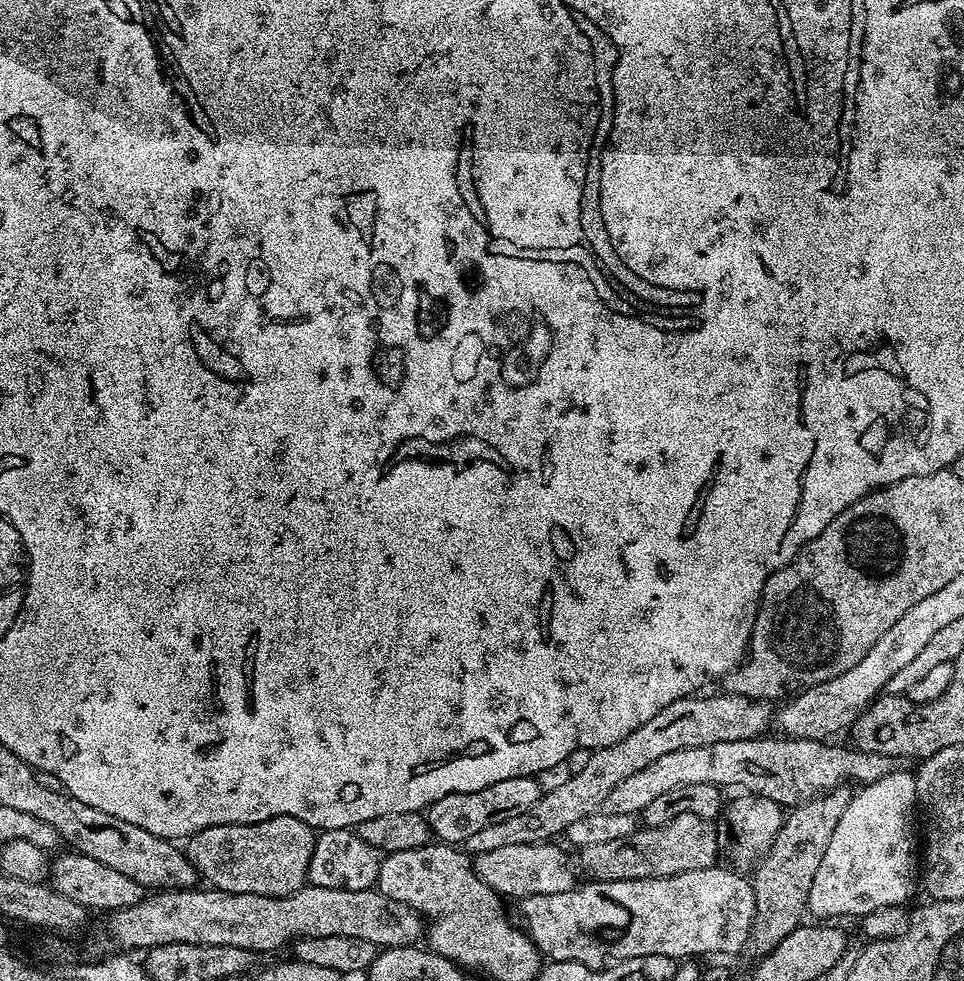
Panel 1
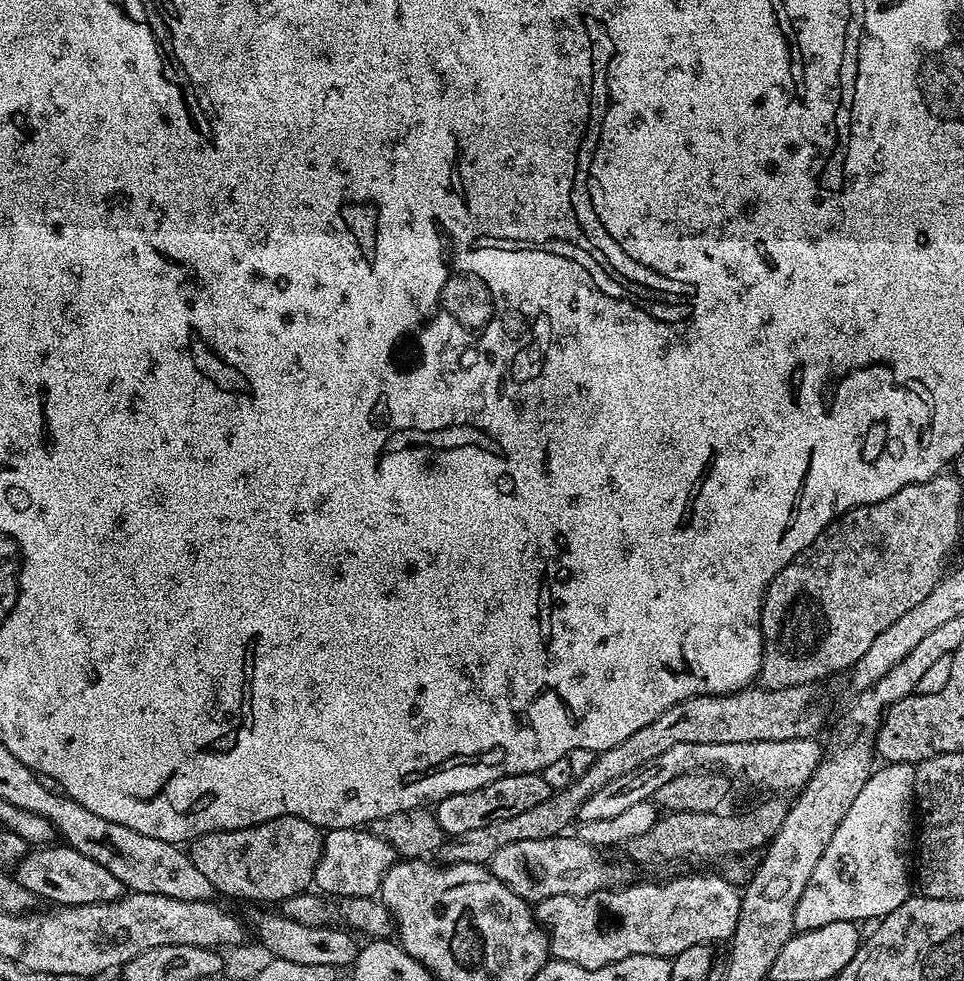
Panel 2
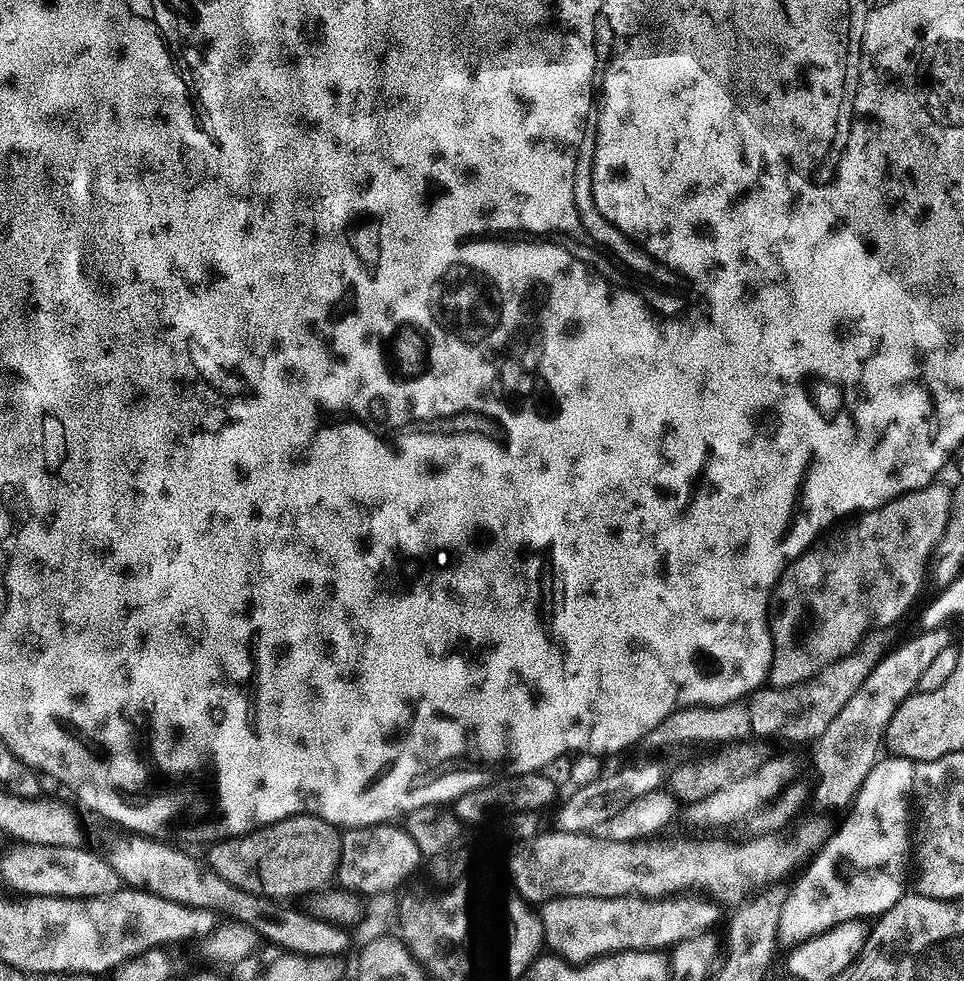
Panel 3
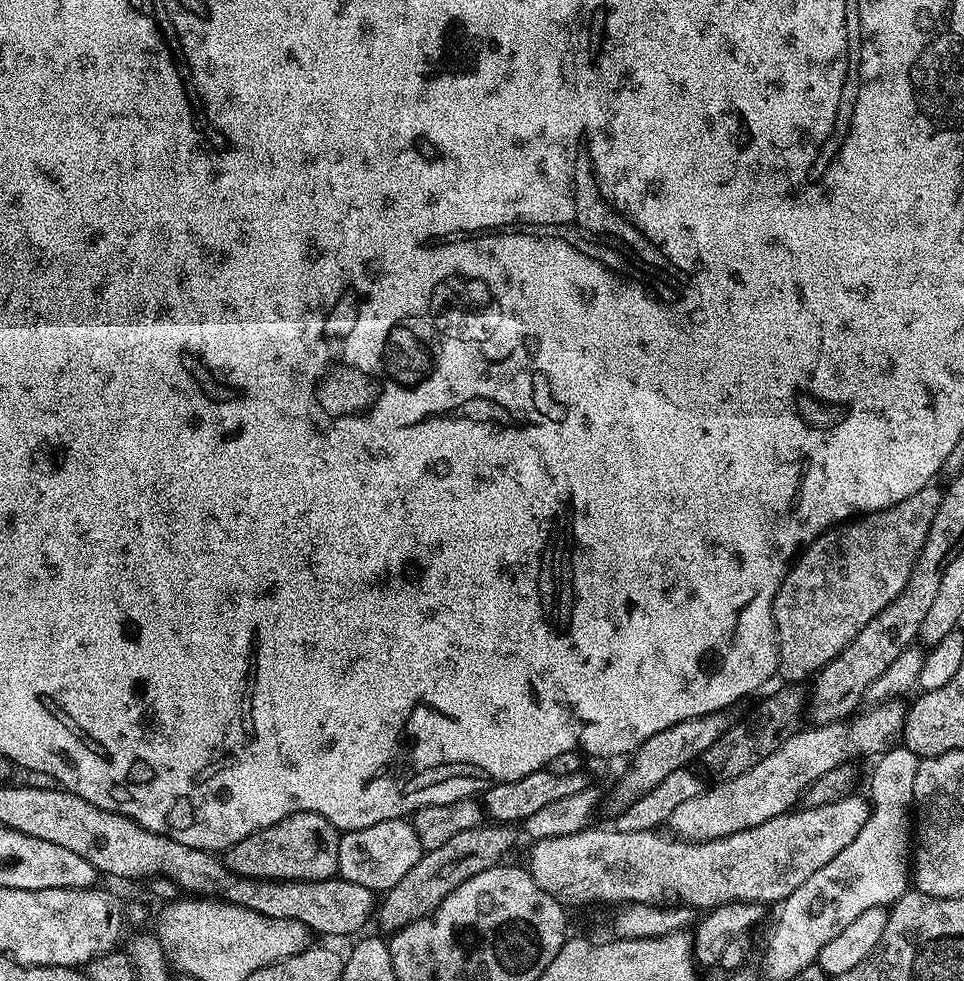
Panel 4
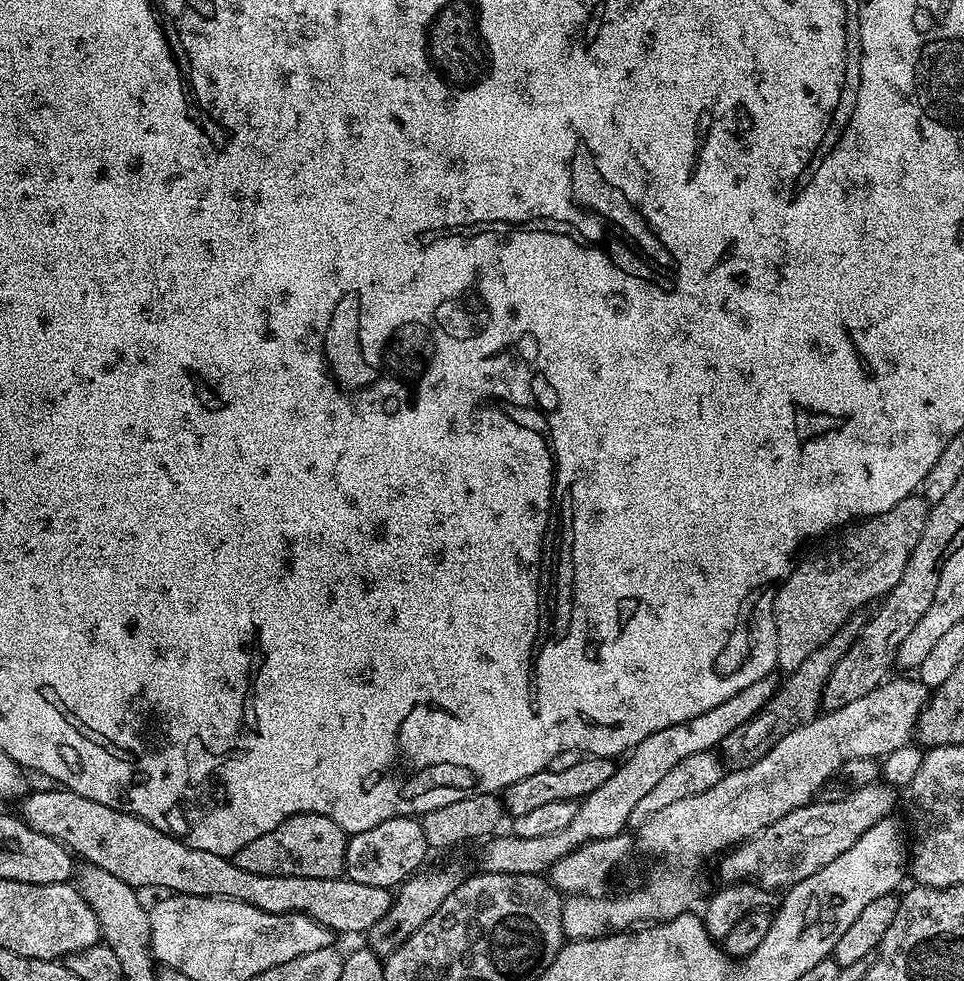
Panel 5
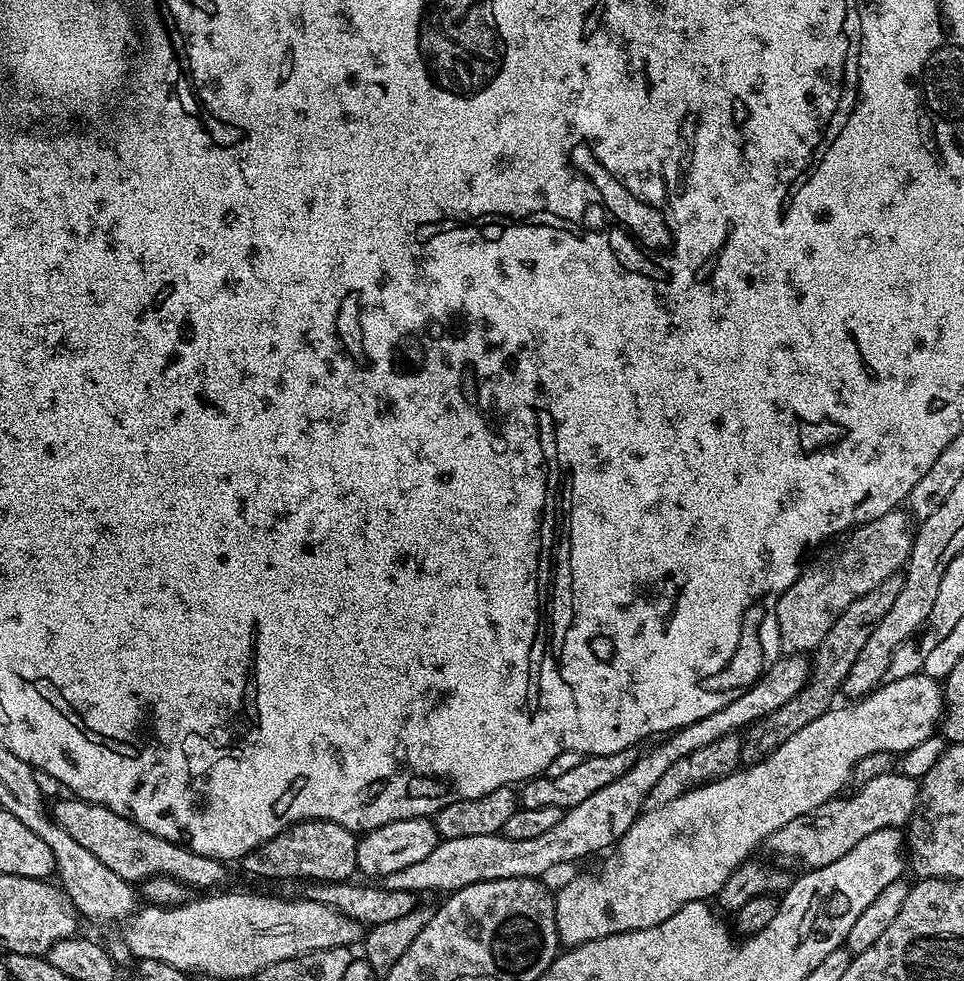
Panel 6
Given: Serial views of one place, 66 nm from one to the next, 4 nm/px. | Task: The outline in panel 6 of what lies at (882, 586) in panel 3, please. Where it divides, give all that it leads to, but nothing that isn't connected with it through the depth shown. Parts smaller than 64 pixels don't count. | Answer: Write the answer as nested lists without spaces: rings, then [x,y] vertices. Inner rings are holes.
[[[897,510],[882,514],[882,518],[874,518],[865,524],[857,524],[855,528],[824,546],[829,546],[829,548],[821,547],[815,553],[817,556],[812,561],[809,559],[801,567],[800,577],[781,594],[776,603],[781,653],[808,654],[816,649],[826,638],[826,630],[830,630],[830,626],[834,626],[834,622],[838,622],[842,610],[846,610],[846,606],[850,606],[850,602],[862,598],[862,594],[870,594],[870,590],[874,590],[874,586],[886,582],[886,578],[897,575],[907,565],[913,535],[914,524],[909,513]]]

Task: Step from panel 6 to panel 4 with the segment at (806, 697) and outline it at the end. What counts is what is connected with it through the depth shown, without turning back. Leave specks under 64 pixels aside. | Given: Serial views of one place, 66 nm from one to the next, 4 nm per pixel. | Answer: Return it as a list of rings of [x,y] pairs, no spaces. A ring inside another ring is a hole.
[[[792,682],[787,686],[780,686],[773,696],[764,700],[760,713],[756,716],[756,725],[752,728],[752,744],[756,748],[748,748],[748,728],[744,724],[733,723],[724,731],[722,738],[710,746],[702,757],[702,764],[708,767],[712,776],[717,776],[717,781],[733,780],[746,770],[750,770],[767,753],[773,752],[784,740],[788,740],[794,733],[801,731],[800,719],[806,716],[806,688],[803,683]]]

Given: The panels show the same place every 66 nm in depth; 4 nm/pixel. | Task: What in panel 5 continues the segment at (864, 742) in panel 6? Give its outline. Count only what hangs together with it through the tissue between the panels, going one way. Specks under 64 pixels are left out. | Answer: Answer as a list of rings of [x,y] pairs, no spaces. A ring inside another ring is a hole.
[[[889,678],[874,690],[870,690],[870,694],[842,706],[842,710],[825,711],[816,719],[806,722],[806,726],[798,726],[798,730],[786,734],[786,738],[782,738],[769,752],[765,752],[762,759],[754,762],[754,766],[746,766],[737,772],[729,771],[722,778],[722,782],[718,782],[718,786],[710,786],[710,790],[703,794],[694,794],[694,798],[682,798],[679,802],[664,807],[638,829],[639,851],[641,848],[642,851],[664,861],[654,865],[648,881],[641,888],[634,889],[629,896],[568,896],[564,900],[562,914],[565,937],[569,941],[597,940],[599,936],[627,932],[649,922],[673,920],[689,911],[696,900],[696,875],[707,856],[719,857],[729,848],[735,848],[742,841],[759,834],[763,828],[770,826],[770,822],[778,822],[778,818],[790,814],[794,809],[813,803],[820,789],[835,776],[843,764],[850,762],[850,758],[883,758],[909,743],[913,739],[916,723],[928,703],[929,695],[930,689],[921,684],[919,679]]]

